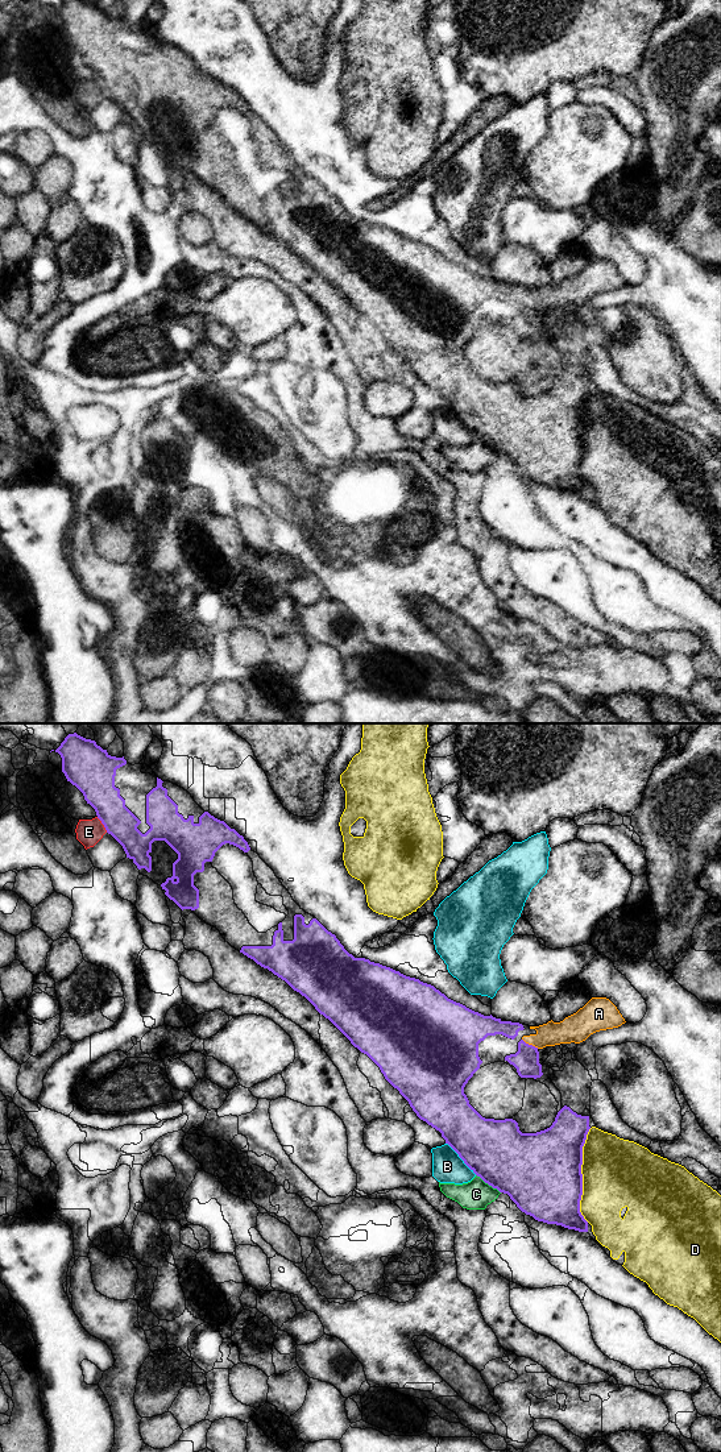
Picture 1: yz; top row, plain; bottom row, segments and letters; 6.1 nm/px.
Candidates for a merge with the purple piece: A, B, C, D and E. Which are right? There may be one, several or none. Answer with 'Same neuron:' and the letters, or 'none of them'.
Same neuron: A

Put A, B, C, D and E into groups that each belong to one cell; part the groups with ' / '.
A / B C / D / E

